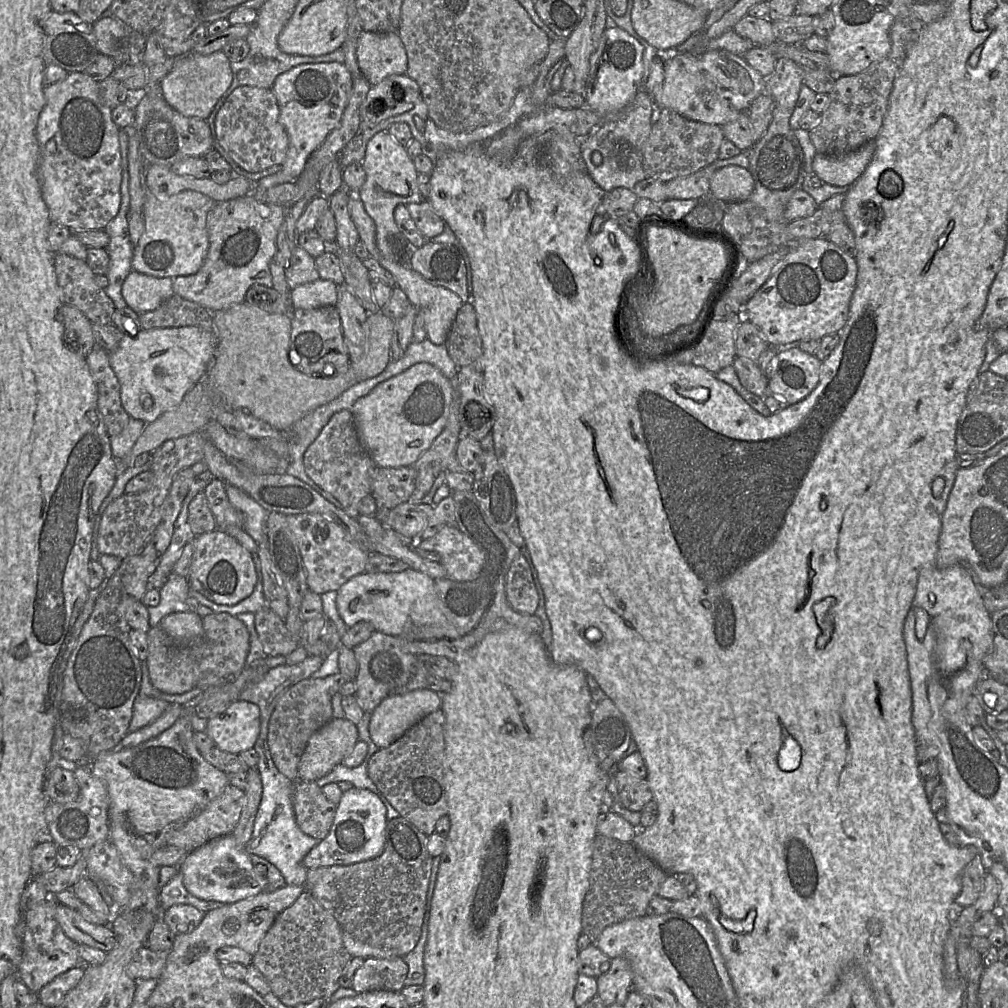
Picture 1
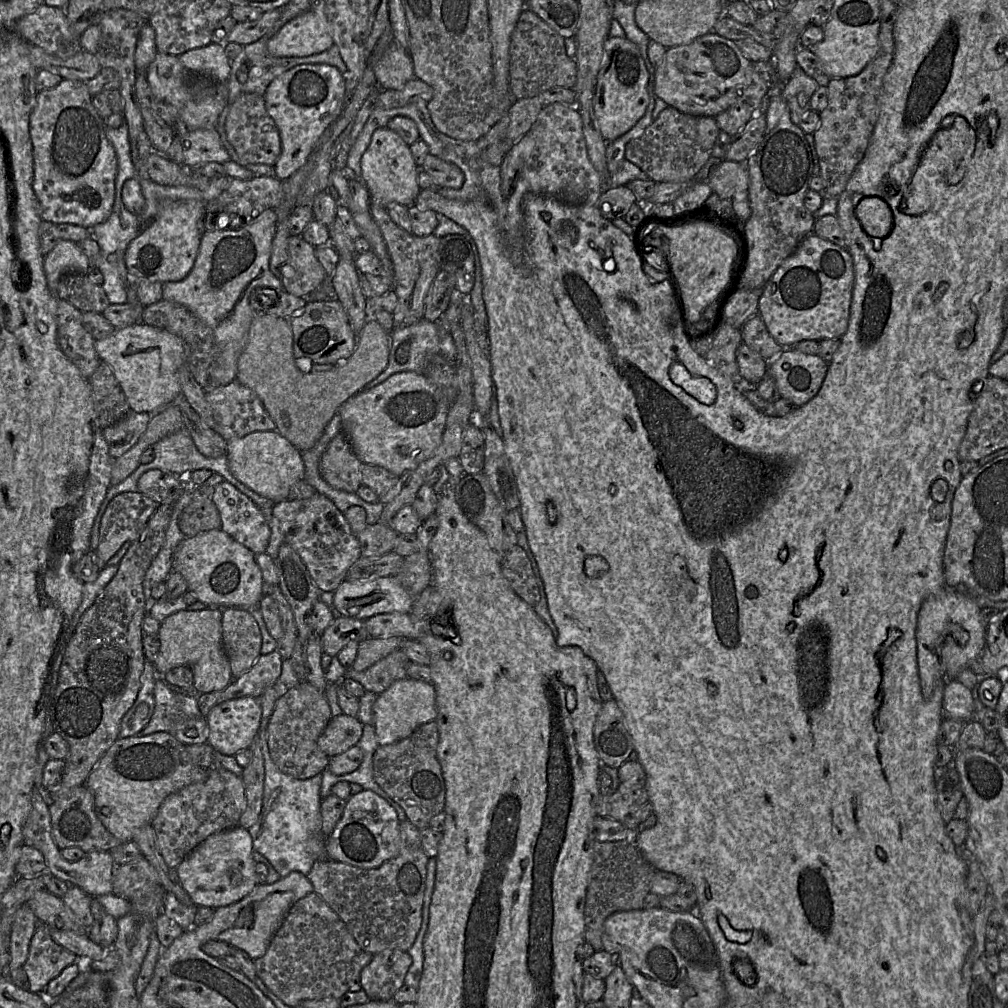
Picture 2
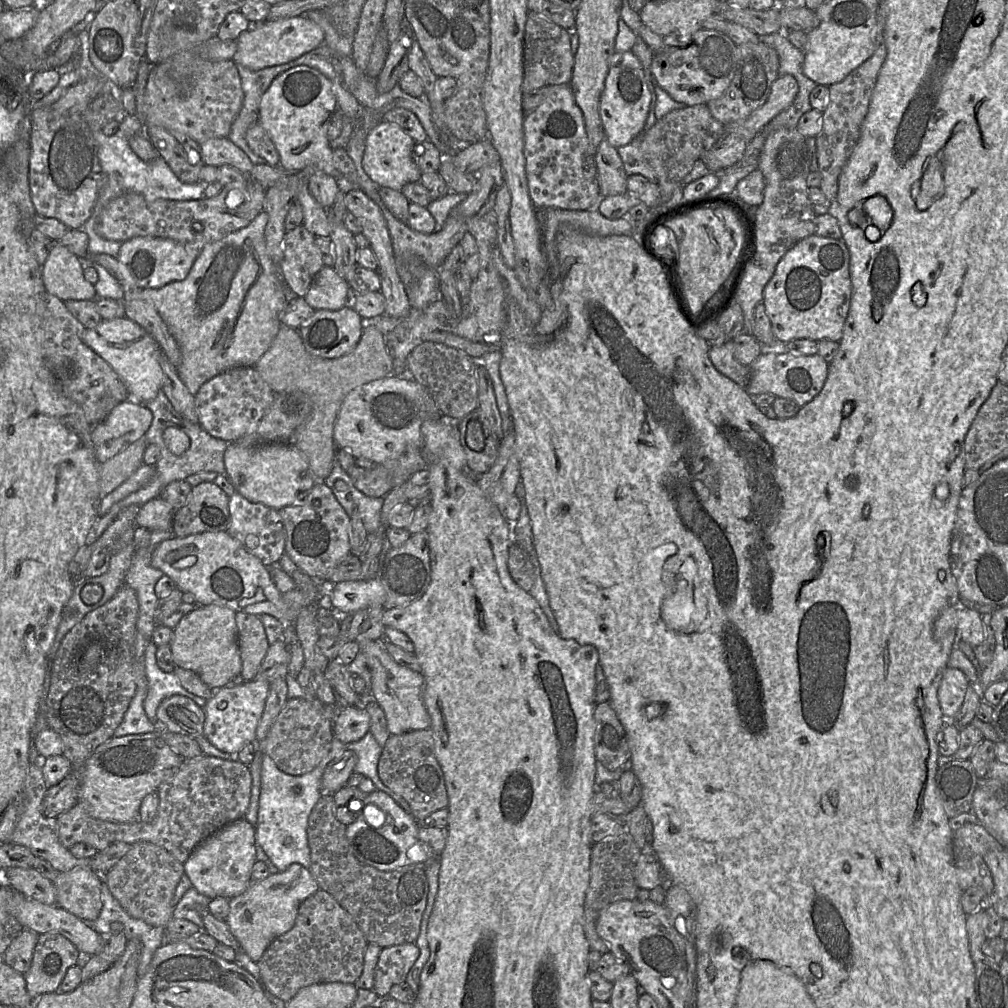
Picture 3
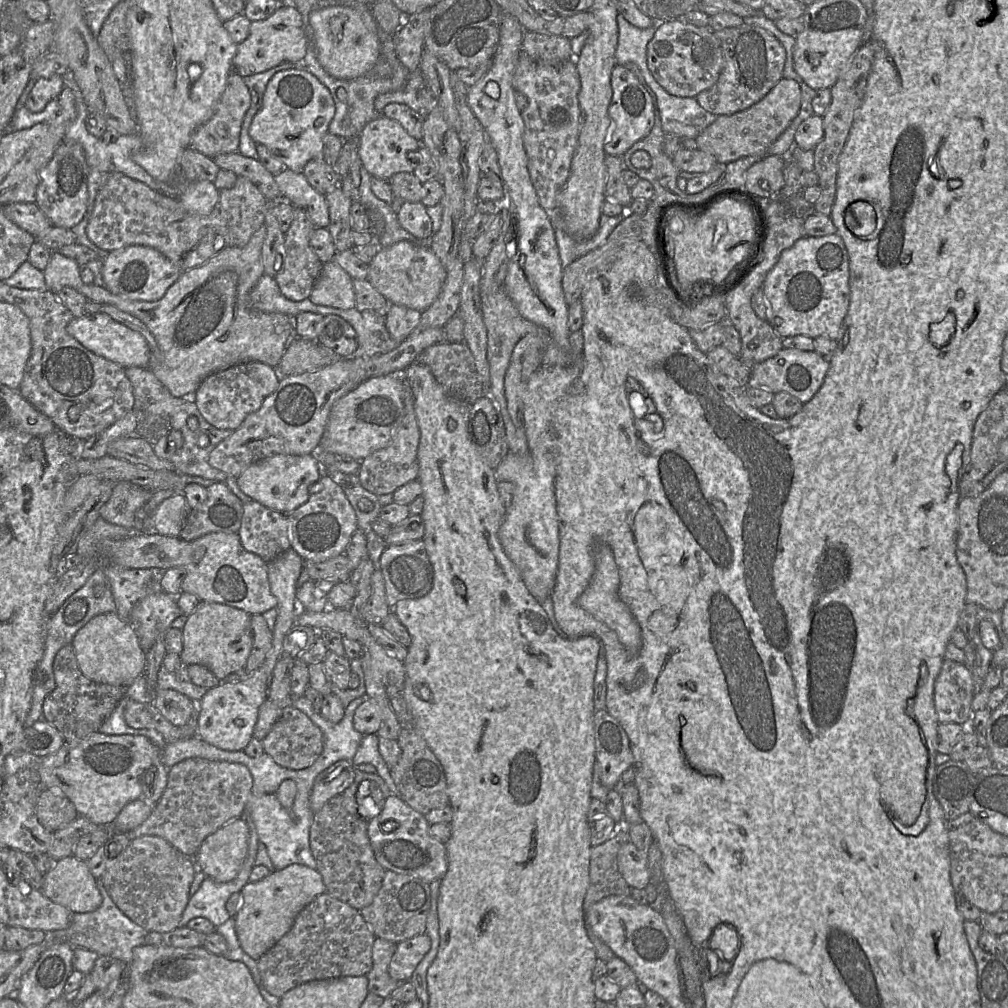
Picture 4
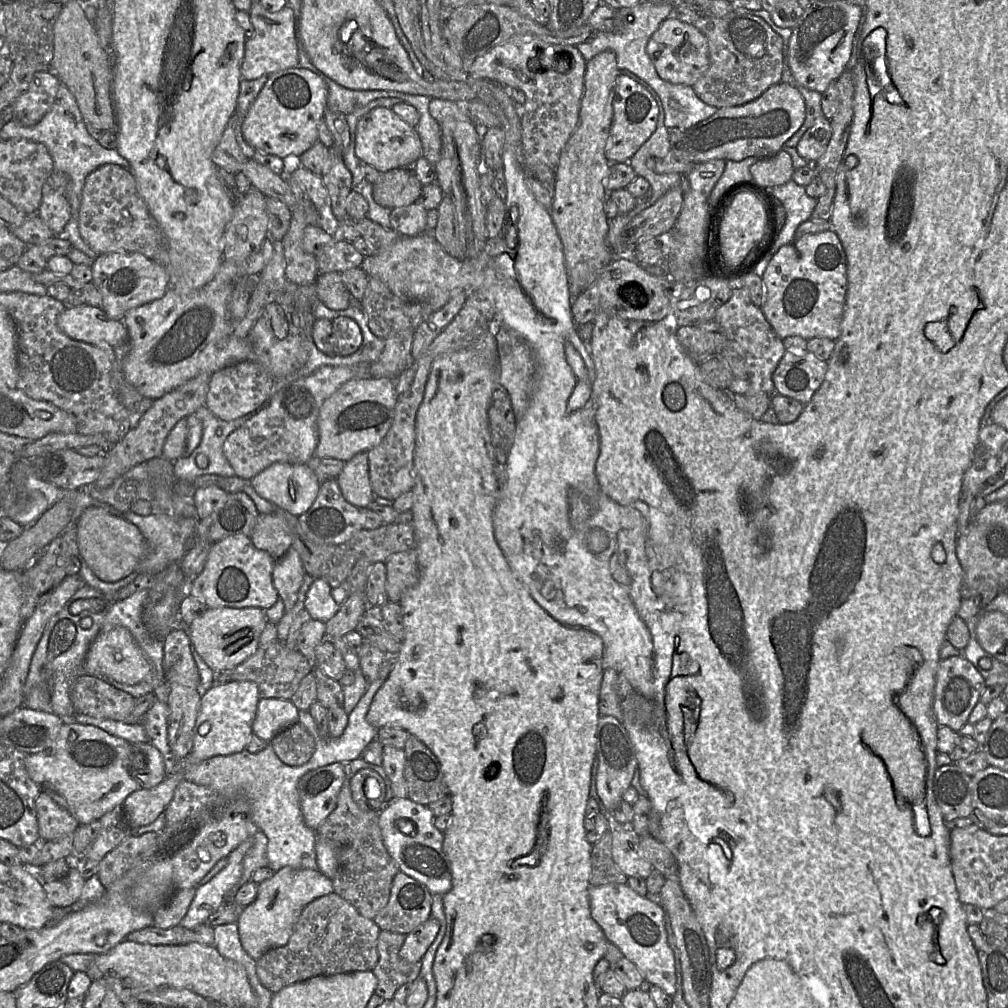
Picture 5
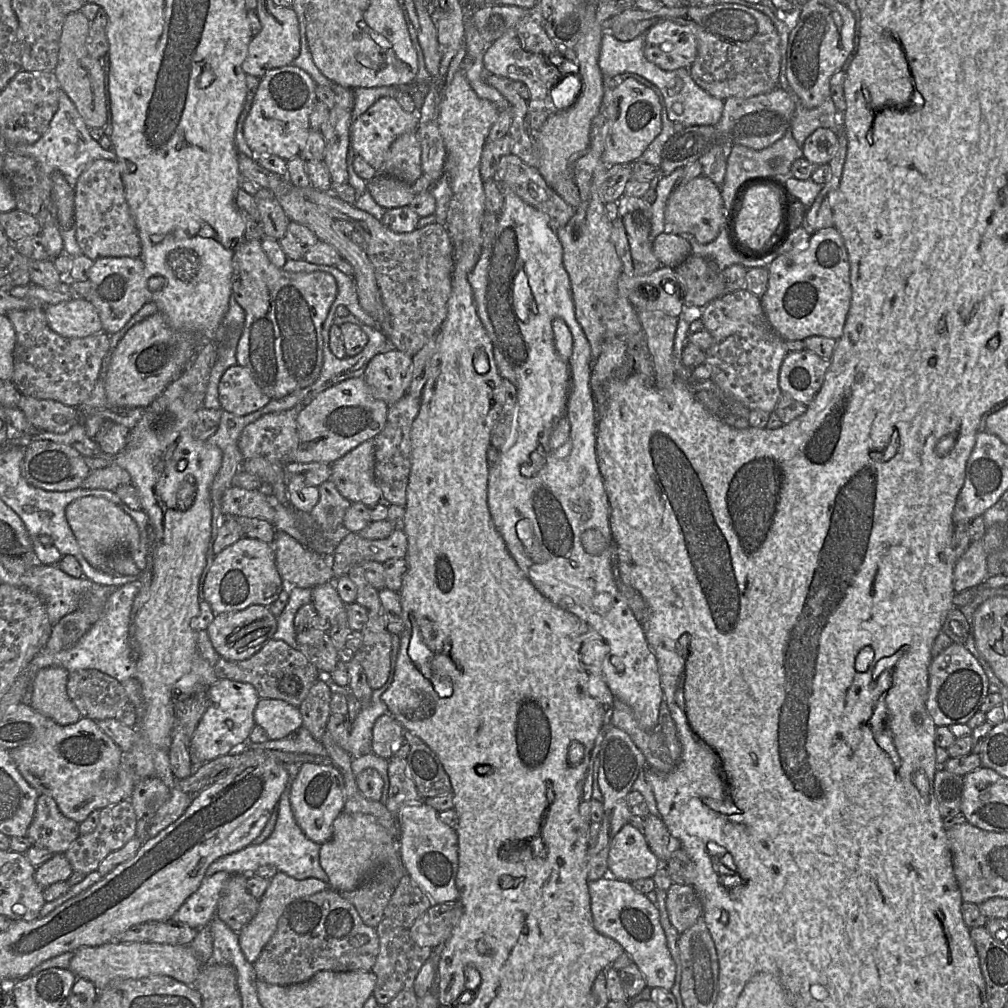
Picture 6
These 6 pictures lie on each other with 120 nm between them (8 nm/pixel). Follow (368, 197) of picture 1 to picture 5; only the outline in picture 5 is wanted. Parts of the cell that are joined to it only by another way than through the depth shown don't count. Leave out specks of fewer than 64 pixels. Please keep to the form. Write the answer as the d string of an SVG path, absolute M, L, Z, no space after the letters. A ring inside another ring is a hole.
M377 107L362 116L356 126L355 154L380 173L395 168L412 167L422 156L422 144L416 127L412 127L391 108Z

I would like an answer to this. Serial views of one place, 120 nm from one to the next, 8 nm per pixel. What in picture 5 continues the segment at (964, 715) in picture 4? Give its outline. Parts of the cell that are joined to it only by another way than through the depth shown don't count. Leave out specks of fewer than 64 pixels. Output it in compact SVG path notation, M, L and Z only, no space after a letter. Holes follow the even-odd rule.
M963 656L941 660L934 688L933 711L941 726L958 732L967 722L970 713L980 701L986 688L985 680L976 667Z

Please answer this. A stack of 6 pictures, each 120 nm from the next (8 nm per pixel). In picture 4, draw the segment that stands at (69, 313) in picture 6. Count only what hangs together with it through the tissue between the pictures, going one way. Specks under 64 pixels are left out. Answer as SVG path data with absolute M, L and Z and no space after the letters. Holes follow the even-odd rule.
M99 312L93 315L74 317L67 326L67 332L87 350L115 362L123 368L149 368L151 360L150 350L142 335L105 313Z

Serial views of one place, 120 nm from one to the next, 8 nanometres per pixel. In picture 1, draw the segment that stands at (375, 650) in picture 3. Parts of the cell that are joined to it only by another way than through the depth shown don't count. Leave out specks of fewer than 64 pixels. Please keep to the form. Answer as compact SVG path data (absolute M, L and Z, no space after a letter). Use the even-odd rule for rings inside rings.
M428 688L388 696L371 713L372 741L379 749L389 747L422 718L440 708L440 695Z

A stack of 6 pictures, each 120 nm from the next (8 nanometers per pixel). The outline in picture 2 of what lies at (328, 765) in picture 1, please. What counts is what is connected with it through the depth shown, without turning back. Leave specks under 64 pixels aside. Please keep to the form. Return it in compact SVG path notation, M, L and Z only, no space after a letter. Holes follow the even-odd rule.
M340 714L331 718L318 739L318 746L328 757L342 754L361 739L364 724L357 717Z

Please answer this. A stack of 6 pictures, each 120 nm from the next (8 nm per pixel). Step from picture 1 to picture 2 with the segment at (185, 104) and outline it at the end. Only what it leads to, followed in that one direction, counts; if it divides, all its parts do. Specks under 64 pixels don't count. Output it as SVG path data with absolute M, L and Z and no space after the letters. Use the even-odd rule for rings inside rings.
M211 42L178 57L184 67L192 73L208 76L218 82L228 82L230 78L231 60L226 55L225 46L219 43Z

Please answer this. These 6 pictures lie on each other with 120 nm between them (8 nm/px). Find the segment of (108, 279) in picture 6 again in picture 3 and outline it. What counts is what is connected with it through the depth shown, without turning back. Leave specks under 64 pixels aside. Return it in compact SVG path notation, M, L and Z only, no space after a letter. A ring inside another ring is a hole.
M140 236L122 242L117 260L129 271L136 284L142 289L155 289L173 282L184 280L196 257L181 244L166 238Z

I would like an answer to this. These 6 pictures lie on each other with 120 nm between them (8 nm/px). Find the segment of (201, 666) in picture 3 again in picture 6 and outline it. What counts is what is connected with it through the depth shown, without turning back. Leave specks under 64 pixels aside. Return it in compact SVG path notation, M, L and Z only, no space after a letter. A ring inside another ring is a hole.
M251 605L240 611L217 614L207 627L207 633L215 651L229 661L245 660L257 653L268 640L273 638L277 629L277 617L268 607Z

